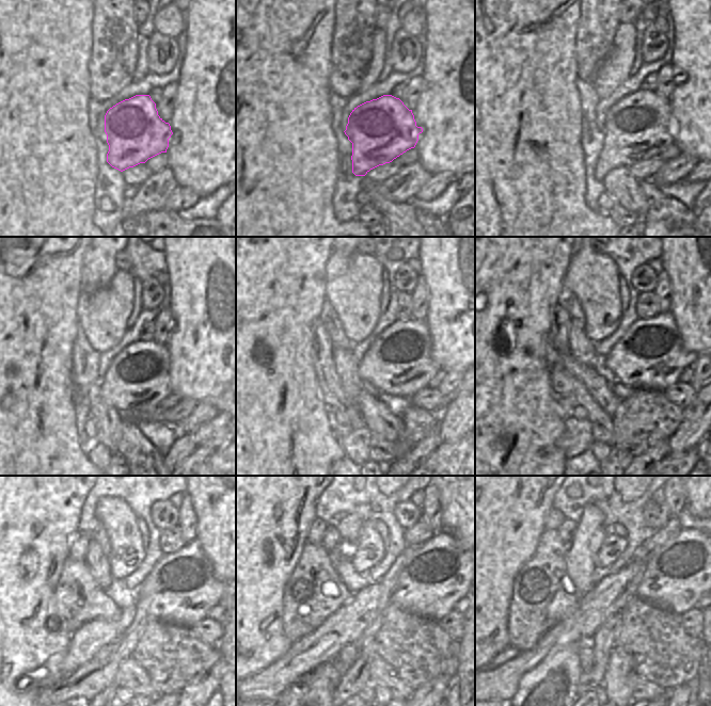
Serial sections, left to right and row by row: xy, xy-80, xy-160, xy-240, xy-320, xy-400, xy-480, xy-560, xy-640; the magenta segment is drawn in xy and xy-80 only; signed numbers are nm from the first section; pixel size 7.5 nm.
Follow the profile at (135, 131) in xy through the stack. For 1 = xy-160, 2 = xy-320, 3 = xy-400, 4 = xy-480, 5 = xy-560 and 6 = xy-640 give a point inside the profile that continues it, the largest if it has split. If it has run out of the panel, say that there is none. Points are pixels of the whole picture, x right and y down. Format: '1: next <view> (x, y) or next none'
1: next xy-160 (627, 127)
2: next xy-320 (399, 363)
3: next xy-400 (650, 355)
4: next xy-480 (180, 589)
5: next xy-560 (436, 575)
6: next xy-640 (680, 572)

